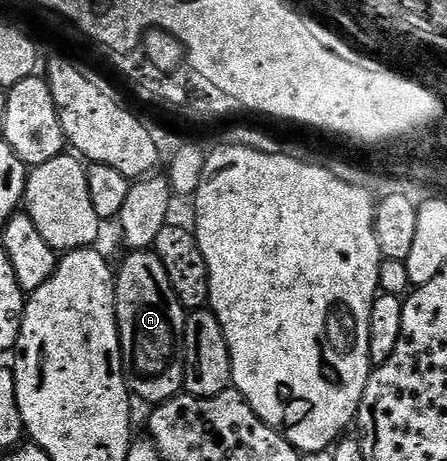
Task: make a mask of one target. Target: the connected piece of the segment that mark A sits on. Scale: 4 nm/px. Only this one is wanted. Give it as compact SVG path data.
M130 251L125 254L122 266L117 266L114 282L114 304L118 307L118 338L122 344L122 373L126 377L126 388L135 398L150 401L151 406L170 401L183 392L184 367L186 366L187 310L182 308L172 283L168 283L168 271L153 251Z

